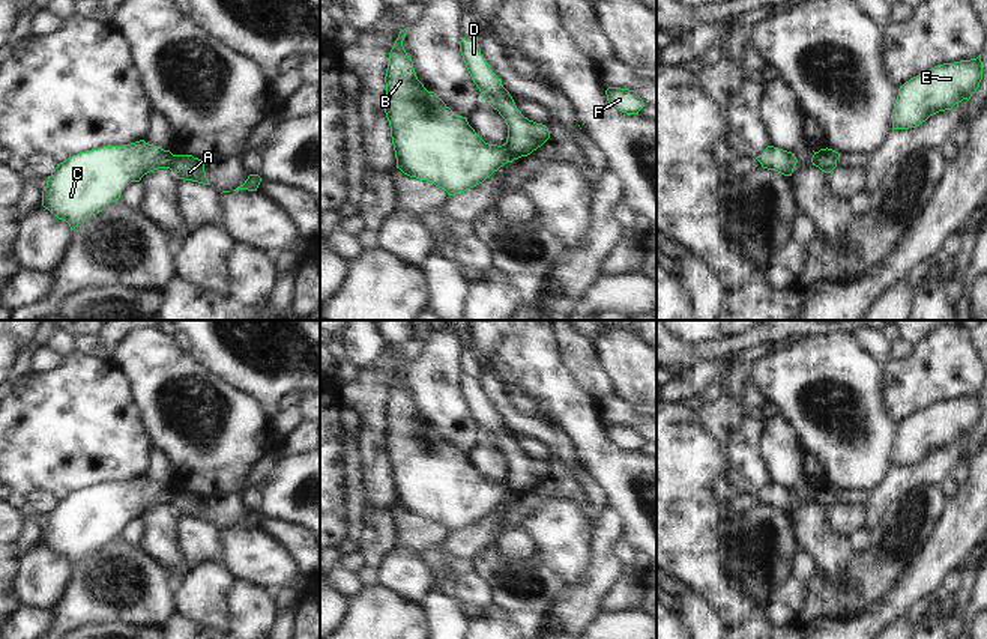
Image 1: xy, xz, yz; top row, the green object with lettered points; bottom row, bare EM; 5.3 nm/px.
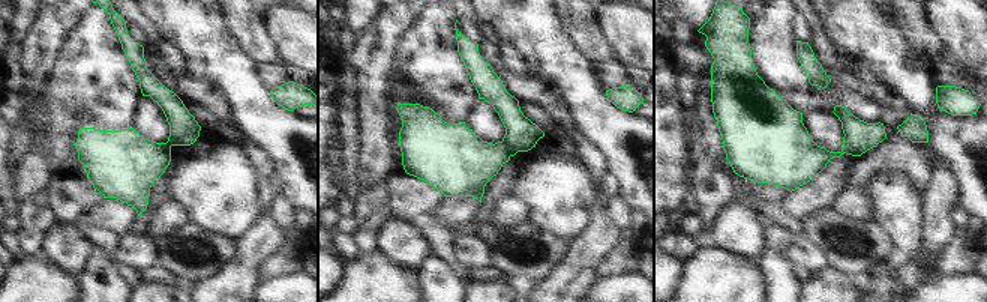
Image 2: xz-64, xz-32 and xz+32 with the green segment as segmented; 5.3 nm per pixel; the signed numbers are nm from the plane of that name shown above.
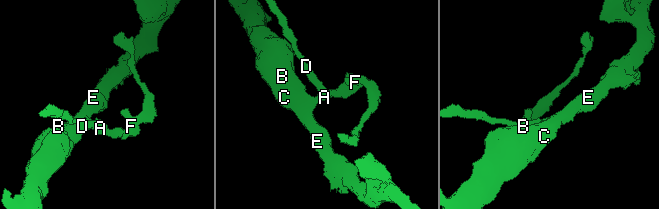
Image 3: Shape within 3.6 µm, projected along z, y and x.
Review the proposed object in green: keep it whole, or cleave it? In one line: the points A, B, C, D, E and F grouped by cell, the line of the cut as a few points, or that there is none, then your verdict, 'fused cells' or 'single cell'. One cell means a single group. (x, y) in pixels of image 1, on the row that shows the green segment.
A D F / B C E | xz (504, 145), (514, 158) | fused cells

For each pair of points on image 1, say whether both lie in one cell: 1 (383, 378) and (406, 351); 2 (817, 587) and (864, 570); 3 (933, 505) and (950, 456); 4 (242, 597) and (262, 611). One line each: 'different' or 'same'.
1: same
2: same
3: different
4: same

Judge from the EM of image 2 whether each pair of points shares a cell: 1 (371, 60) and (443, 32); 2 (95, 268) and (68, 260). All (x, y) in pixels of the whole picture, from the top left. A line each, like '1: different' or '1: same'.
1: different
2: different

